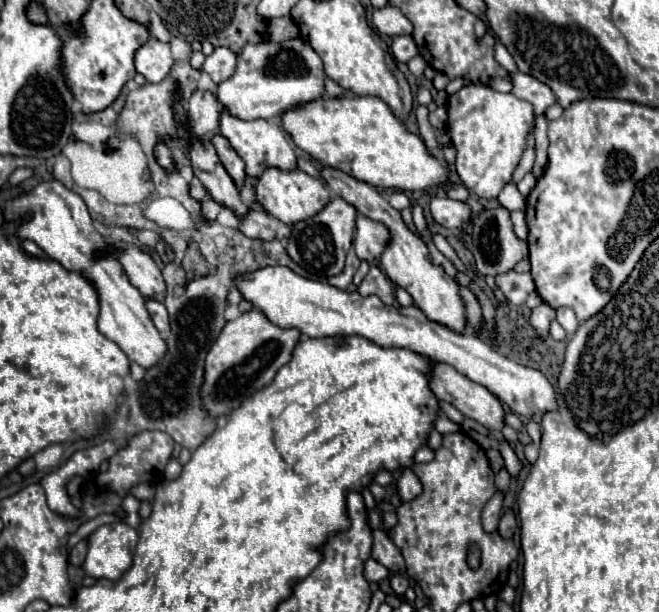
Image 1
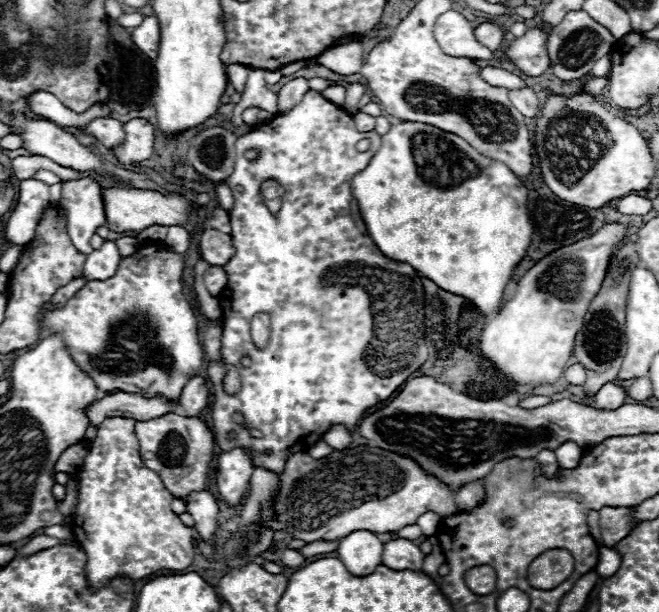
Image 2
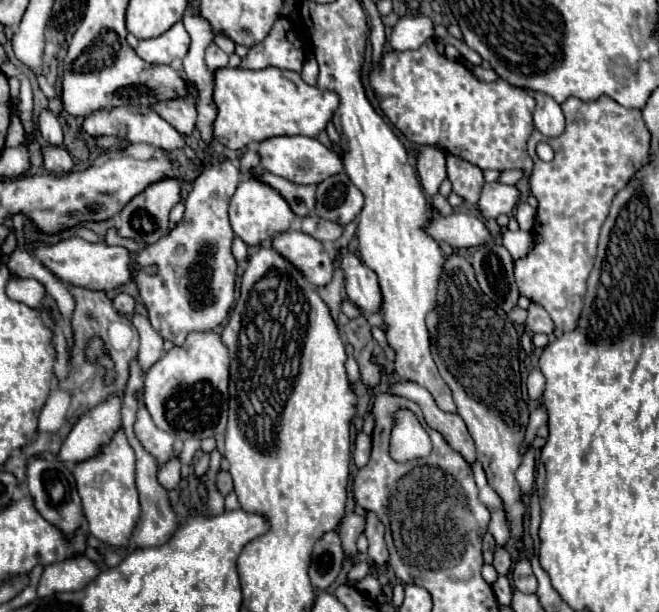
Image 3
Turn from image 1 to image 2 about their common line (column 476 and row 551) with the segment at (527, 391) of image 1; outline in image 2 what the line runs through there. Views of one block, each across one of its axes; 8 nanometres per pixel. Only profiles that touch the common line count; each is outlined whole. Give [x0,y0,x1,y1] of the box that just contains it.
[336,530,384,576]

